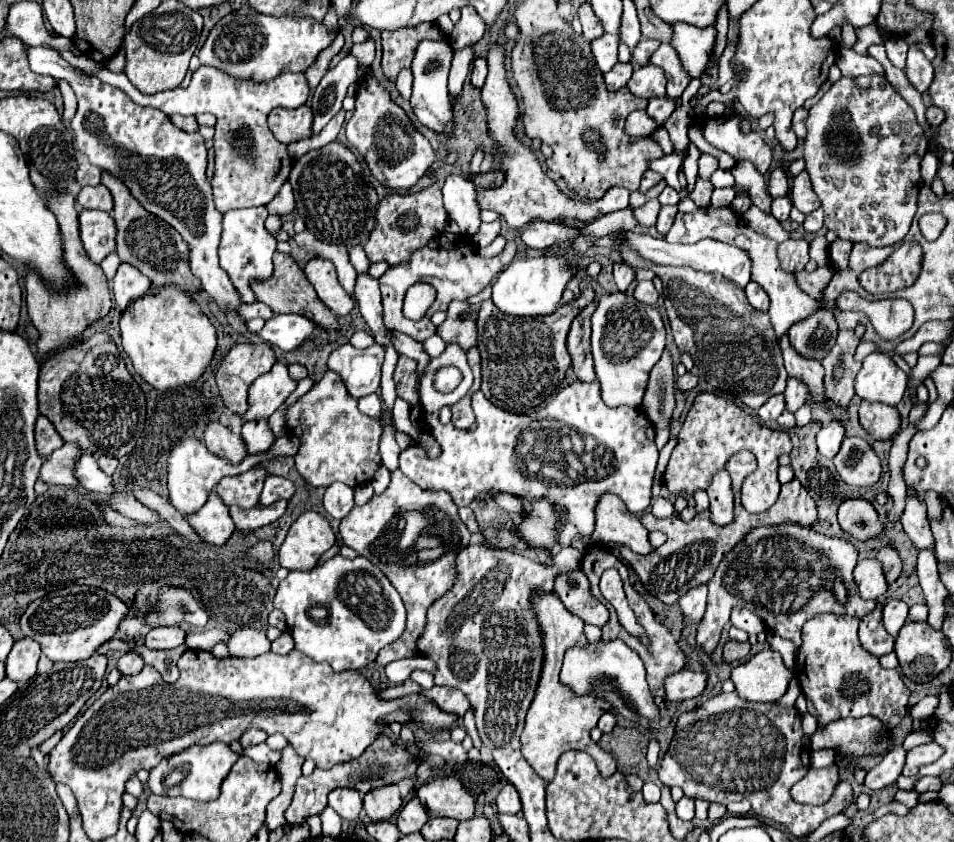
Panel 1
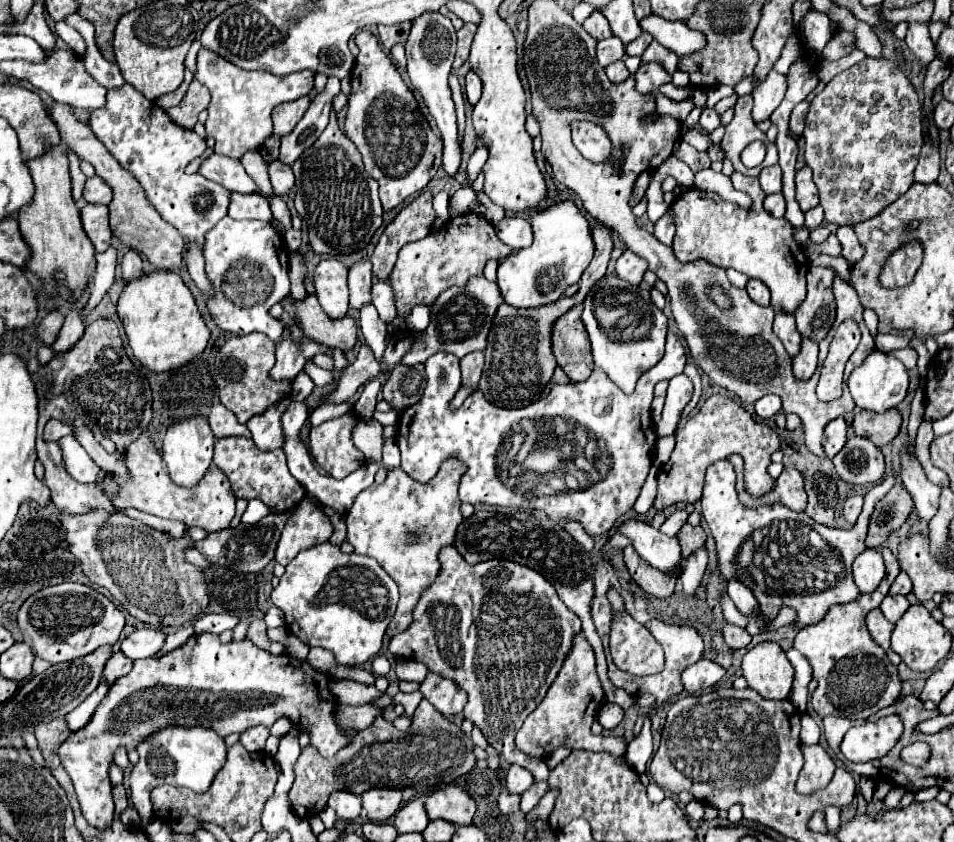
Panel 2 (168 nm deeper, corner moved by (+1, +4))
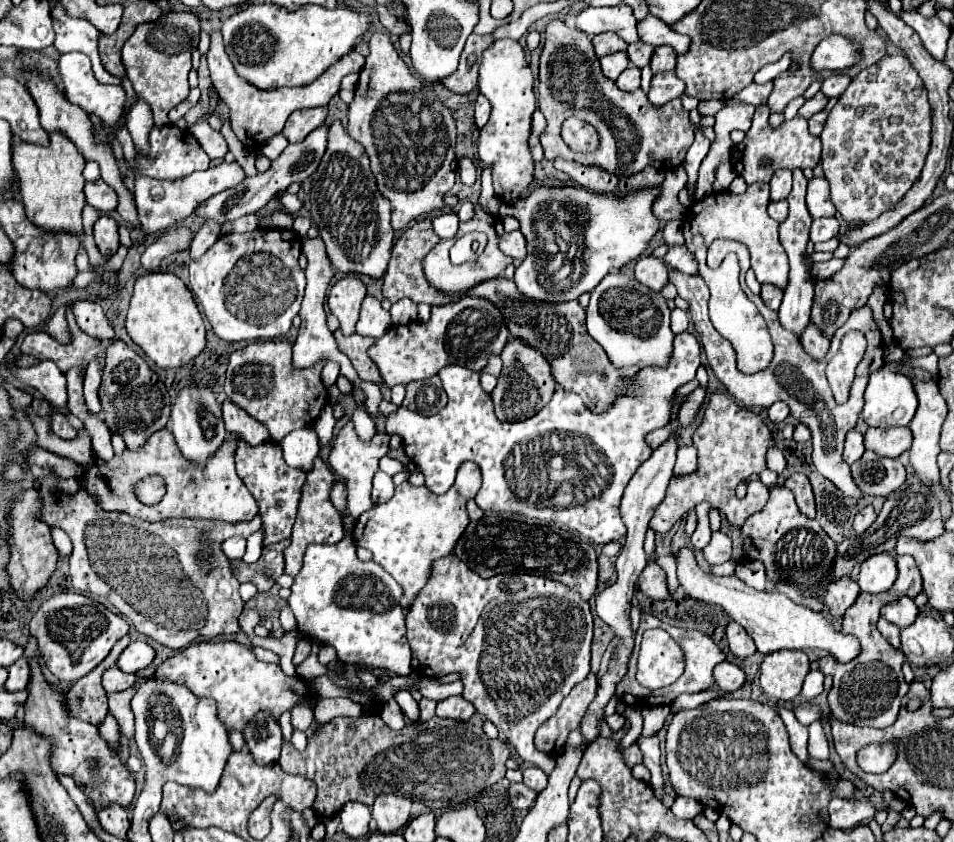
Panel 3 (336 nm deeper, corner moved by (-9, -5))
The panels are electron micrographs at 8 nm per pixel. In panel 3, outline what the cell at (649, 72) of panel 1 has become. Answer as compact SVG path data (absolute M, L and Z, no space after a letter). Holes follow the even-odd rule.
M672 71L670 73L658 73L652 77L648 99L652 105L664 105L672 99L678 99L682 93L684 93L684 85Z

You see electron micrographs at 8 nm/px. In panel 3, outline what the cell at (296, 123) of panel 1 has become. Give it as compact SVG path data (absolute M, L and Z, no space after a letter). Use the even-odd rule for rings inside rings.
M312 107L312 109L294 111L288 117L282 133L290 143L304 141L308 137L308 133L312 133L326 121L326 115L328 115L328 107Z

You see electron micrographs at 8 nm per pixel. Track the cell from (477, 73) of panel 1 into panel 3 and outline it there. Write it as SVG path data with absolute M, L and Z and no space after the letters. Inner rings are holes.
M478 95L478 99L476 99L476 113L474 113L476 127L482 129L486 125L486 121L488 121L488 117L490 117L490 103L488 103L488 99L484 95Z

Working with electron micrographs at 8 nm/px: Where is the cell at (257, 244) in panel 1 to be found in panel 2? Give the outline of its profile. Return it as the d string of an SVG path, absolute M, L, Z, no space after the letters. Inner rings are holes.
M224 216L208 234L204 244L206 274L216 286L216 298L206 298L216 324L238 336L262 332L274 342L282 340L282 322L268 314L270 306L290 292L288 246L262 220L232 220Z

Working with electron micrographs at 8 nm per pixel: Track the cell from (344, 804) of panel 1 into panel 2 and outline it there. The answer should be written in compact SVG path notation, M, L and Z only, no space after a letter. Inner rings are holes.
M336 790L328 798L328 806L336 810L338 818L342 818L342 820L354 820L354 818L360 816L362 800L360 800L360 796L352 794L352 792Z

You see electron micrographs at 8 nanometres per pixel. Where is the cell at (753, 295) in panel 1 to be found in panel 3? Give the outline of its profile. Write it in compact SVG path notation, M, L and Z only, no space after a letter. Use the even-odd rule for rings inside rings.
M762 285L760 297L762 297L762 301L766 303L766 307L778 311L778 307L780 307L780 303L782 303L782 295L784 295L784 291L778 289L776 285Z

